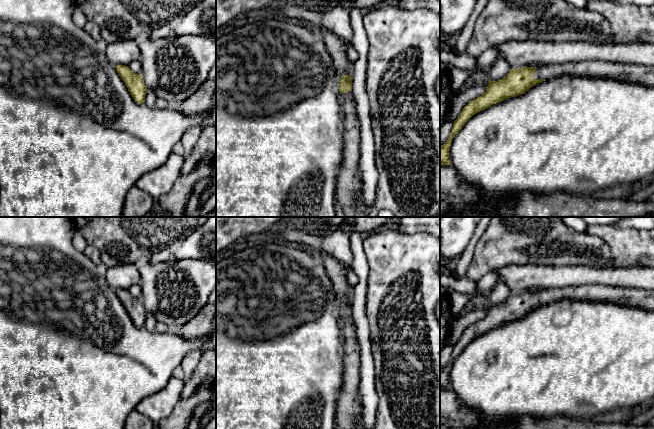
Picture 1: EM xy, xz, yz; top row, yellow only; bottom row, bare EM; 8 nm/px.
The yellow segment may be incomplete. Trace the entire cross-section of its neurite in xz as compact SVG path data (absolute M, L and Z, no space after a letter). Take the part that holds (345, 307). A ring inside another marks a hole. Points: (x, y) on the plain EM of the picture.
M348 299L339 303L340 321L344 340L344 374L339 394L336 421L340 429L354 429L358 416L363 410L359 391L361 355L356 332L356 323L352 316L352 304Z

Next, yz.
M582 285L562 288L541 288L537 291L510 293L509 297L498 305L490 305L486 316L470 325L454 345L448 364L440 371L440 388L450 389L449 374L454 360L476 337L485 334L502 324L519 320L531 311L561 299L580 301L609 301L619 305L639 309L654 310L654 290L634 287L613 287L608 285Z

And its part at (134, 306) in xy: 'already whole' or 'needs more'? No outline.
already whole

